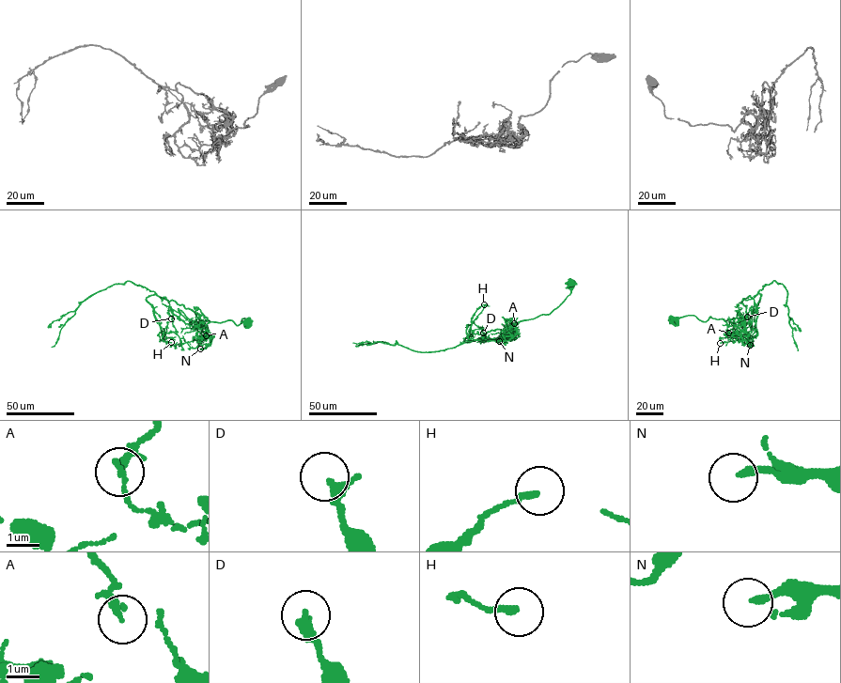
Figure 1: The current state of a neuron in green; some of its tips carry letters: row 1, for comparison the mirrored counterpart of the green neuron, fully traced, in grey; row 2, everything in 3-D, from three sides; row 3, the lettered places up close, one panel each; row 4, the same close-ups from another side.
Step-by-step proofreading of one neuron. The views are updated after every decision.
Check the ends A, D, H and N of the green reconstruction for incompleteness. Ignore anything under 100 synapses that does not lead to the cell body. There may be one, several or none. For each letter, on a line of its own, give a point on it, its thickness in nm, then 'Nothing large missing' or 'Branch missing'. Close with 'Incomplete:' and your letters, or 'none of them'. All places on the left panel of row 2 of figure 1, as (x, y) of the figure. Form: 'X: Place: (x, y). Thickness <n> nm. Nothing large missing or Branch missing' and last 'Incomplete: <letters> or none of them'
A: Place: (206, 335). Thickness 110 nm. Nothing large missing
D: Place: (171, 318). Thickness 320 nm. Nothing large missing
H: Place: (171, 342). Thickness 180 nm. Nothing large missing
N: Place: (200, 349). Thickness 200 nm. Nothing large missing
Incomplete: none of them

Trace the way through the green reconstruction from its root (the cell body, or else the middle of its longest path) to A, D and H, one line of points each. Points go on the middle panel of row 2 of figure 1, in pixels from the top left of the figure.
A: (572, 282), (571, 291), (549, 314), (506, 326), (511, 339), (514, 323)
D: (572, 282), (571, 291), (549, 314), (506, 326), (511, 339), (480, 340), (483, 333)
H: (572, 282), (571, 291), (549, 314), (506, 326), (511, 339), (468, 338), (473, 315), (484, 304)

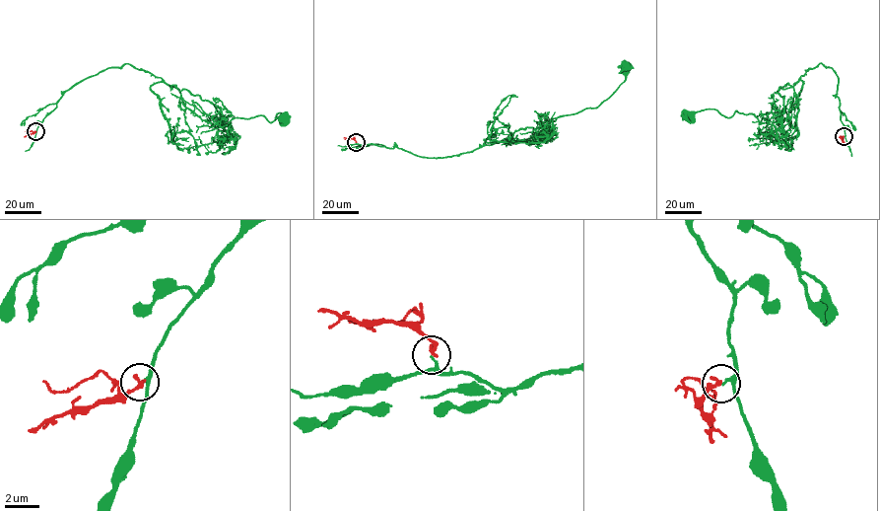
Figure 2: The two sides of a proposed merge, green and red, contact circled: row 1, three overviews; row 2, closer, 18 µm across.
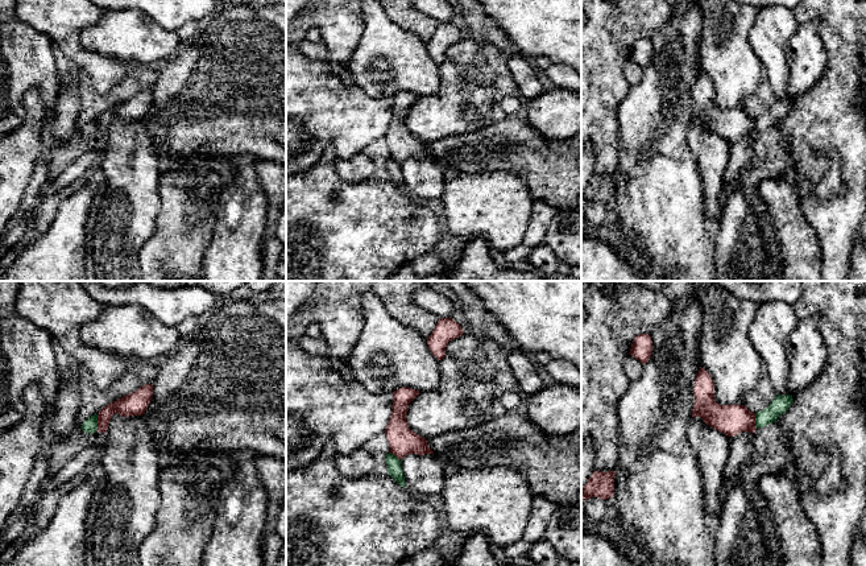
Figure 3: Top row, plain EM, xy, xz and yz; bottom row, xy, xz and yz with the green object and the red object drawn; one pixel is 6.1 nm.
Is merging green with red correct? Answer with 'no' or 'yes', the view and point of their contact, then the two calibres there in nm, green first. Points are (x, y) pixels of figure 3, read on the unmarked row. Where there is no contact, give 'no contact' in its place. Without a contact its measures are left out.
no; meets green in xy at (96, 127); 90 nm thick on the green side, 140 nm on the other

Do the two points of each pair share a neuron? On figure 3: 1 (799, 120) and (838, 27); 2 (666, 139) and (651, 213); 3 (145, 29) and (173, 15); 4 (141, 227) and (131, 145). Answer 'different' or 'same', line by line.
1: same
2: same
3: different
4: same

